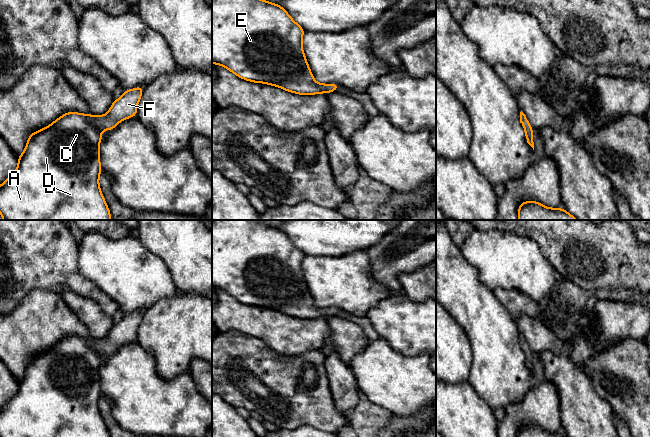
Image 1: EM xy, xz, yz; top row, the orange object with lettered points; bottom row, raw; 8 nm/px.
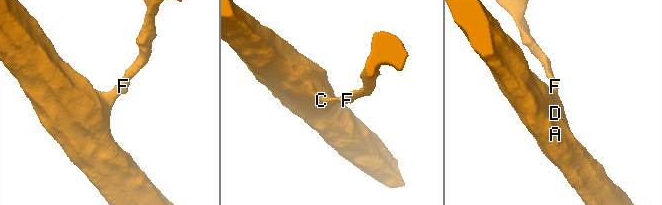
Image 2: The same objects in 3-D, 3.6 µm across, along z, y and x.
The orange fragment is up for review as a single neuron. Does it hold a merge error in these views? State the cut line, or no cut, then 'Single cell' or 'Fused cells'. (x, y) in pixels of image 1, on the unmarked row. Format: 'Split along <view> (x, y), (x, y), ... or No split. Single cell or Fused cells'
No split. Single cell

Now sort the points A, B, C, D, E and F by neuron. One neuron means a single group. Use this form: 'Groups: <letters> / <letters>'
Groups: A B C D E F

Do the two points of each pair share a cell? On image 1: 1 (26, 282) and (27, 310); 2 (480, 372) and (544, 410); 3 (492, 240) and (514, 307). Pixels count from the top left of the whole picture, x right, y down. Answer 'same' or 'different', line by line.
1: different
2: different
3: different

